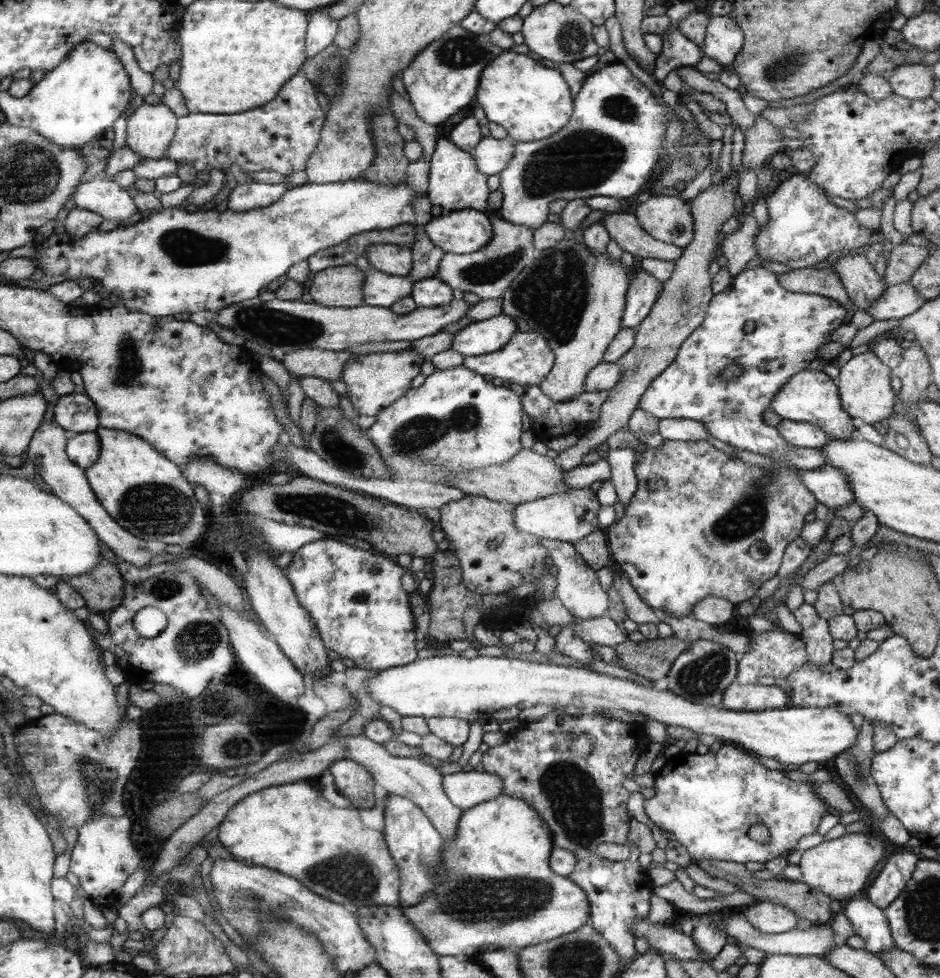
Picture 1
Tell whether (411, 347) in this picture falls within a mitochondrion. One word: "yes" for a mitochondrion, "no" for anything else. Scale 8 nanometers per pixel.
no

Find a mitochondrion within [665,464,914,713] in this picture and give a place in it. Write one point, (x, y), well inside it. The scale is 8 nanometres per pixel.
(748, 514)

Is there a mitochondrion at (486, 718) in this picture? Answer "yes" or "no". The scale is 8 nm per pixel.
no

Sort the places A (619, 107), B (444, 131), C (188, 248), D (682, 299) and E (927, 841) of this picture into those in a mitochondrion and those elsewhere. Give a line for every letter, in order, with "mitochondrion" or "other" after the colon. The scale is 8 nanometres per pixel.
A: mitochondrion
B: other
C: mitochondrion
D: mitochondrion
E: other

